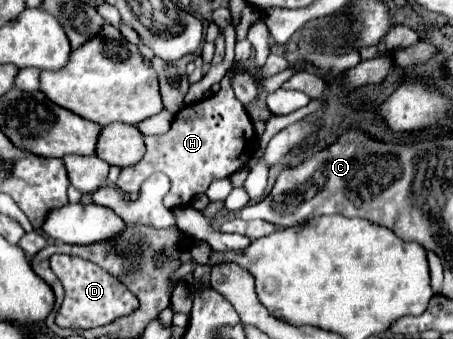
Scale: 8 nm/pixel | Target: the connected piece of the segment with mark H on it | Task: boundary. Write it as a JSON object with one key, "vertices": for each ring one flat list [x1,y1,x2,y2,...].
{"vertices":[[228,70,220,80,222,86,216,94,182,108,172,118,172,128,168,134,144,138,144,158,136,166,122,168,118,178,118,188,122,192,138,192,142,182,152,172,164,172,170,178,170,192,164,196,164,206,180,208,188,206,198,194,204,194,212,180,230,178,236,170,248,164,250,156,256,152,256,142,252,140,252,120,234,96,232,76,234,72]]}

